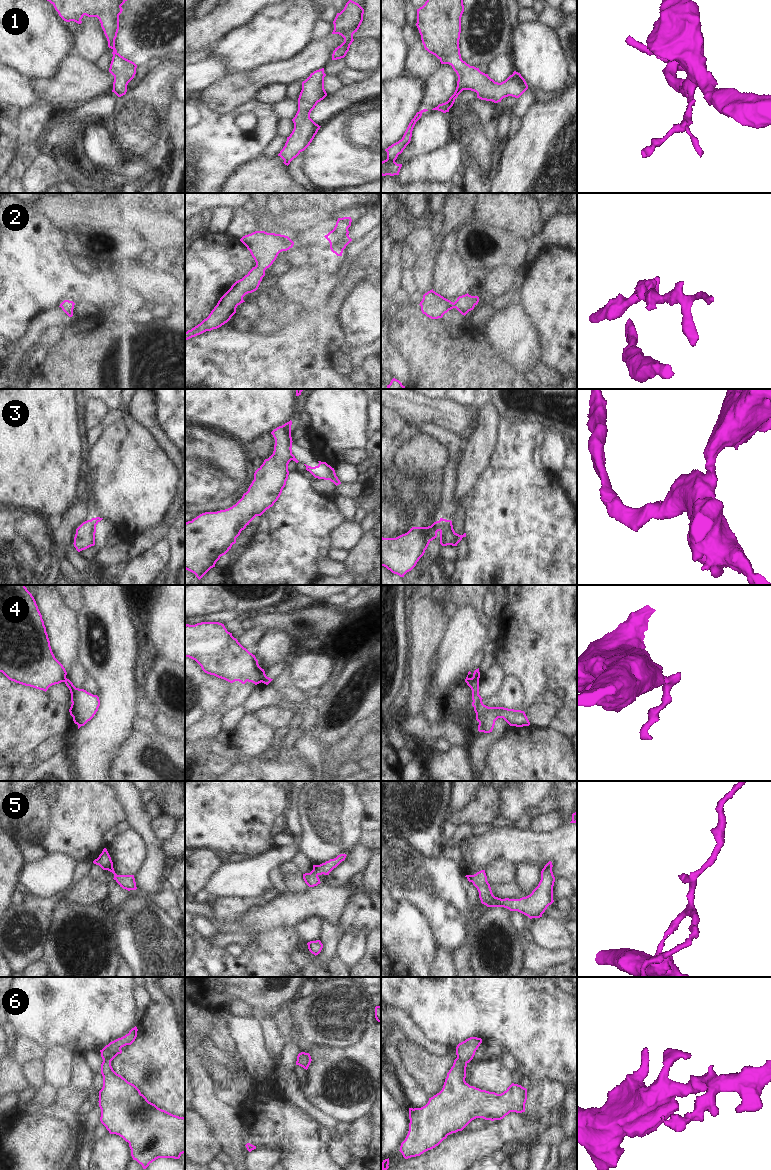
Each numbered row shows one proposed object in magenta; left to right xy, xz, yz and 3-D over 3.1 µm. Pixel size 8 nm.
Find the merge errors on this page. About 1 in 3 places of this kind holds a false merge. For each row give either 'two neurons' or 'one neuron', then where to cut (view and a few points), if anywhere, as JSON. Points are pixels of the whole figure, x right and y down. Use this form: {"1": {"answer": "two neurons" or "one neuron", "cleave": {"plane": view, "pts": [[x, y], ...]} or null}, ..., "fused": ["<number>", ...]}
{"1": {"answer": "one neuron", "cleave": null}, "2": {"answer": "one neuron", "cleave": null}, "3": {"answer": "two neurons", "cleave": {"plane": "yz", "pts": [[445, 519], [441, 537]]}}, "4": {"answer": "two neurons", "cleave": {"plane": "xz", "pts": [[262, 669], [261, 681]]}}, "5": {"answer": "one neuron", "cleave": null}, "6": {"answer": "one neuron", "cleave": null}, "fused": ["3", "4"]}

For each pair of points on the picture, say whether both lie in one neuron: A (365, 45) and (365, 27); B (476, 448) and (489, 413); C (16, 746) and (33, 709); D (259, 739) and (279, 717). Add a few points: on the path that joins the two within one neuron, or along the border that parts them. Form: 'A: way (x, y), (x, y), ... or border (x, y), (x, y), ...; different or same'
A: border (370, 37), (359, 37), (354, 40); different
B: way (484, 439), (488, 422); same
C: way (16, 737), (16, 726), (24, 718); same
D: border (253, 711), (260, 720), (275, 729); different

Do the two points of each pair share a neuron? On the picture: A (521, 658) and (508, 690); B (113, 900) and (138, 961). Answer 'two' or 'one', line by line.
A: two
B: two

